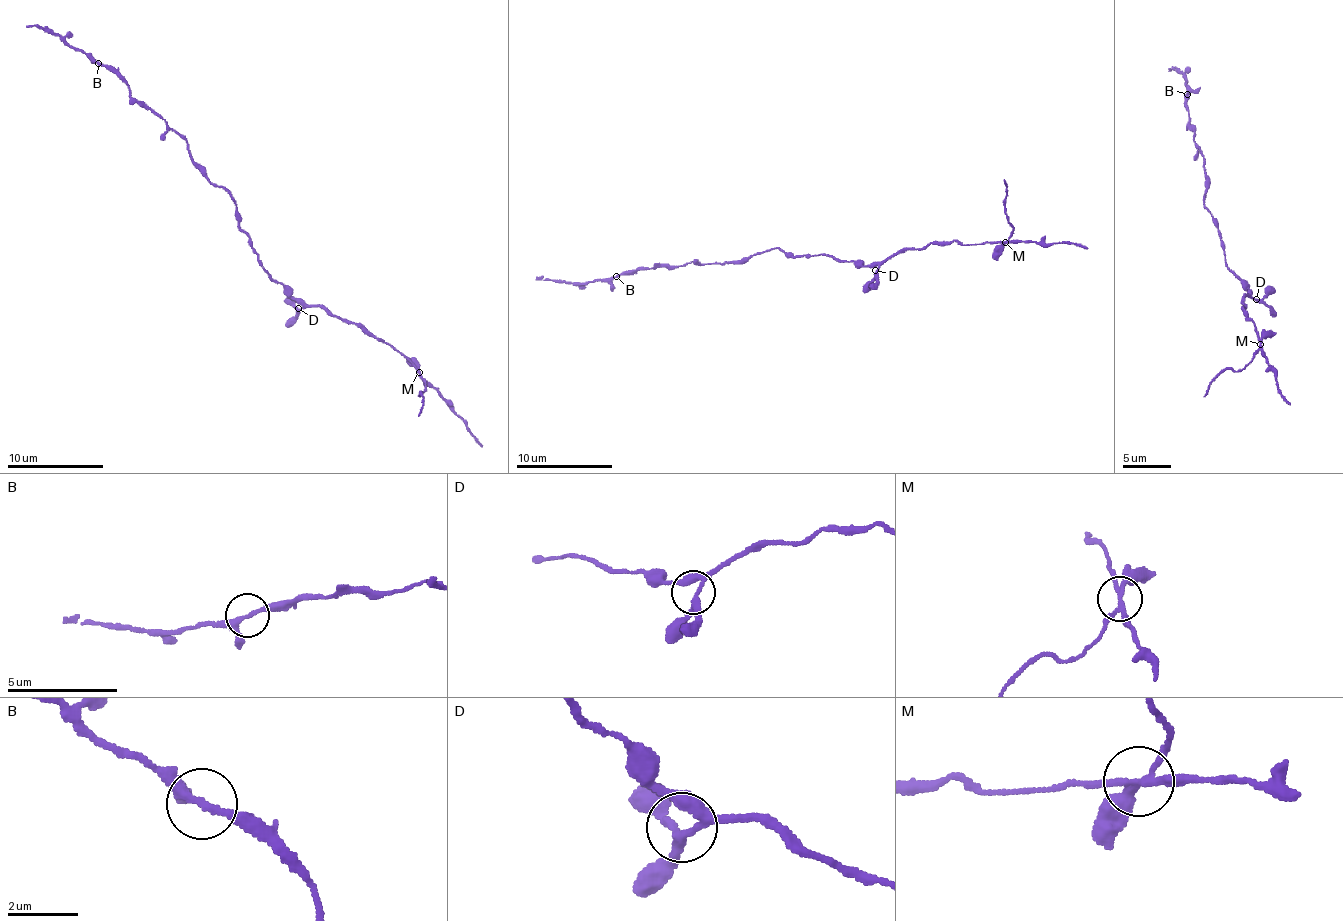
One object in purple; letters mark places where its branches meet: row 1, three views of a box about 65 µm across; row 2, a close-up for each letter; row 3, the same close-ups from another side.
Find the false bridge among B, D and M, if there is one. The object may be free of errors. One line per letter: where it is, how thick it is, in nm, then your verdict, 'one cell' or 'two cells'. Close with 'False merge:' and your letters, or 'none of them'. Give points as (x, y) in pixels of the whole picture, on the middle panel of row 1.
B: place (616, 276); calibre 190 nm; one cell
D: place (875, 270); calibre 190 nm; one cell
M: place (1005, 242); calibre 190 nm; two cells
False merge: M

